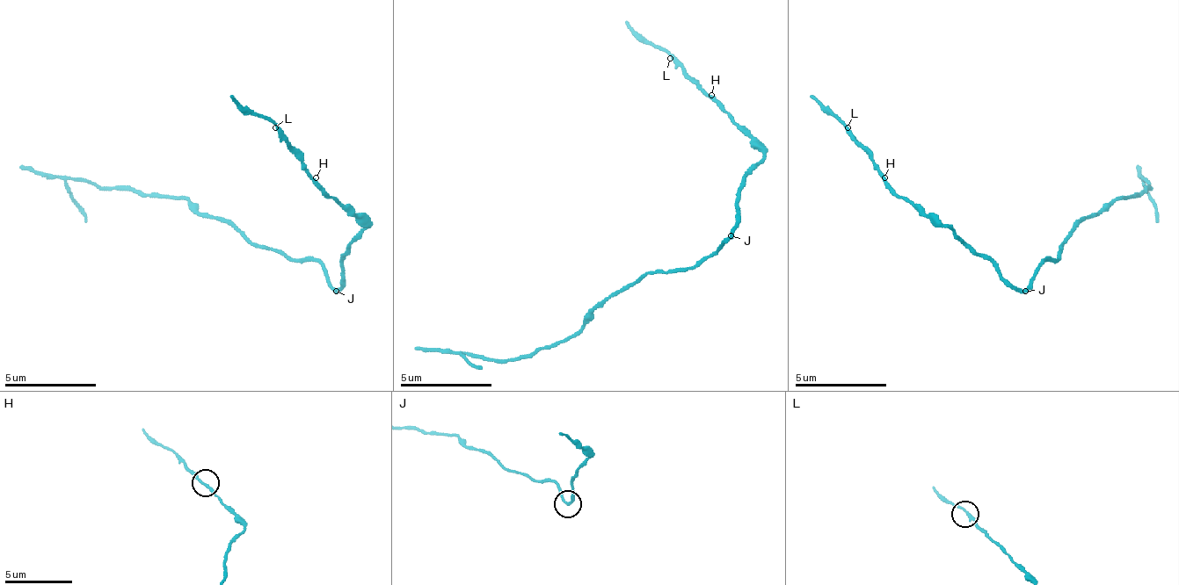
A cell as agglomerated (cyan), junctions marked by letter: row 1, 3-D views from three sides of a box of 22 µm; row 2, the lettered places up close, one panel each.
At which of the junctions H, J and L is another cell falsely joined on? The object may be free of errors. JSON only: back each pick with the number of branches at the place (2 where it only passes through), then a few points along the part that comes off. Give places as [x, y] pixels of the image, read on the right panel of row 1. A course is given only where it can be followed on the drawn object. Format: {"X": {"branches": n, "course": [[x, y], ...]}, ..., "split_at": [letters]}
{"J": {"branches": 2, "course": [[1026, 292], [1044, 260], [1058, 260], [1063, 241], [1127, 196], [1136, 196], [1146, 186], [1150, 186], [1136, 169]]}, "split_at": ["J"]}

